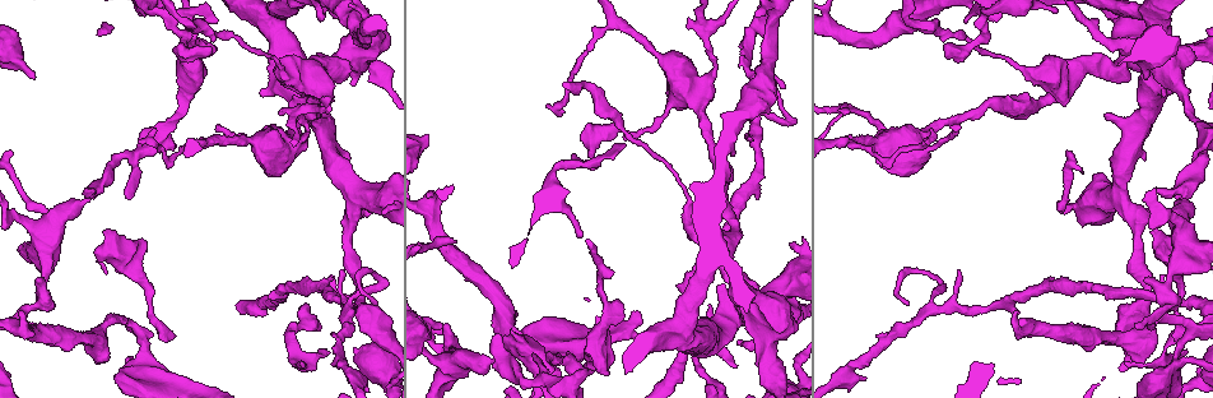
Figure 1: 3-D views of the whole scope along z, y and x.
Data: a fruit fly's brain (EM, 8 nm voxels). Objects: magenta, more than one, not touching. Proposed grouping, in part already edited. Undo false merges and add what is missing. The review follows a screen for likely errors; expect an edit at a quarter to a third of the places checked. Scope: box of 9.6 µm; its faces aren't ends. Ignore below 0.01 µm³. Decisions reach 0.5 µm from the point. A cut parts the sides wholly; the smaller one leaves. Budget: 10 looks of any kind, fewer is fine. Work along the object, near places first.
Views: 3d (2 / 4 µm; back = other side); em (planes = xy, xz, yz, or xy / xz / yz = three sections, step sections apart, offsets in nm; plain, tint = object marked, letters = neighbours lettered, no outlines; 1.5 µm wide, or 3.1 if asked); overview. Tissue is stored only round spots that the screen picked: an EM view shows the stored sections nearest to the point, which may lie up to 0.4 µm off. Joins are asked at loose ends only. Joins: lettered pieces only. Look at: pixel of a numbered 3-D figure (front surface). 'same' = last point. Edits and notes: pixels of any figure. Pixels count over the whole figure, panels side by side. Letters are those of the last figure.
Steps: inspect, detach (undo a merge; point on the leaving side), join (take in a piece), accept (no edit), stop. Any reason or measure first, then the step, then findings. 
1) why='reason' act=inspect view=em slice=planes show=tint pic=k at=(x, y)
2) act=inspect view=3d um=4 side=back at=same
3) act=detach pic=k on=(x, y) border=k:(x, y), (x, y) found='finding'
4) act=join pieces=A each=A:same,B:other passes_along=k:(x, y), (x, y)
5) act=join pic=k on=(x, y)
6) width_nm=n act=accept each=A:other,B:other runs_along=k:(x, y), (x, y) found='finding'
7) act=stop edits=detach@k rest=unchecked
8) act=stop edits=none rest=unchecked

why='branch stops here' act=inspect view=3d um=4 pic=1 at=(625, 140)

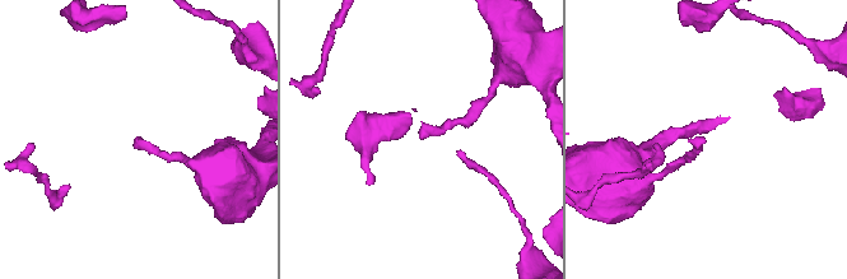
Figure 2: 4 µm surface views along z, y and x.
why='shape alone is not enough' act=inspect view=em slice=planes show=letters pic=2 at=(134, 141)

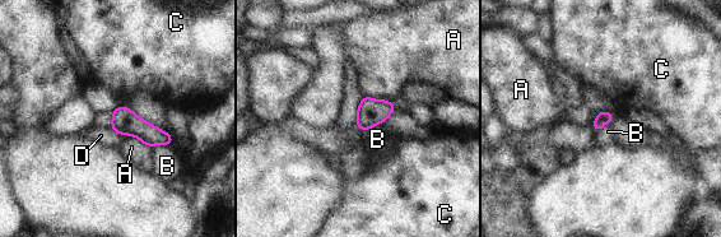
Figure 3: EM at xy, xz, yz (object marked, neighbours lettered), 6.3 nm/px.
width_nm=90 act=accept each=A:other,B:other,C:other,D:other border=3:(170, 145), (144, 147) found='none of them fits'

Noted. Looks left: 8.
why='tapers out' act=inspect view=3d um=2 pic=1 at=(734, 368)

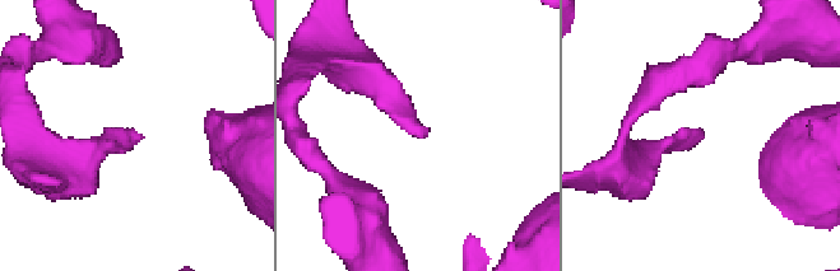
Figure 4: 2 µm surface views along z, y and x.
act=inspect view=em slice=xz step=8 show=letters pic=4 at=(700, 132)

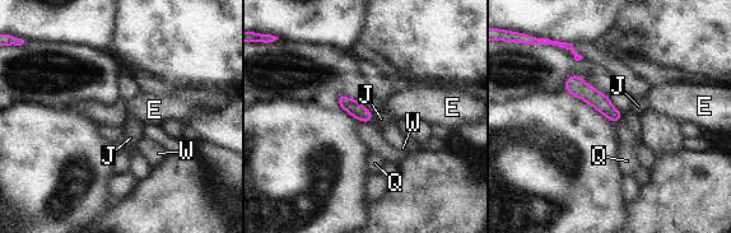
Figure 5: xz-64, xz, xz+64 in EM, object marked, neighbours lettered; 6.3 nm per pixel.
width_nm=100 act=accept each=E:other,J:other,Q:other,W:other runs_along=5:(573, 78), (608, 110), (618, 115) found='no lettered piece goes on from it'

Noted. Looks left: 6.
why='branch stops here' act=inspect view=3d um=2 pic=1 at=(750, 139)

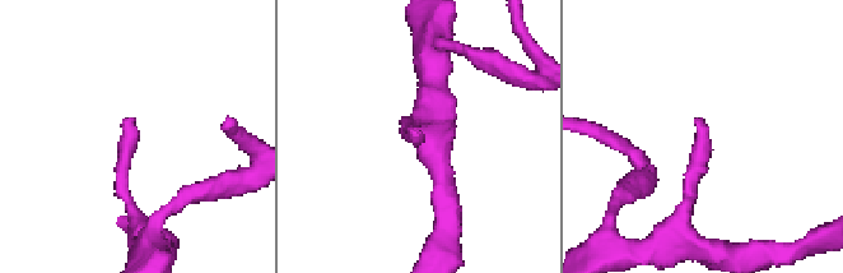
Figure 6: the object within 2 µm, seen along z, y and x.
why='now the EM' act=inspect view=em slice=planes show=letters pic=6 at=(697, 117)

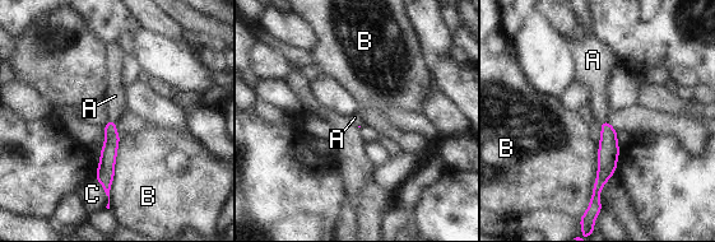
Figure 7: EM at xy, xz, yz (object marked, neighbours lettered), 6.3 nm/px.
act=join pieces=A each=A:same,B:other,C:other passes_along=7:(108, 152), (114, 120), (115, 96) found='the neuron continues'

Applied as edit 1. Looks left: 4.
act=stop edits=join@7 rest=unchecked

